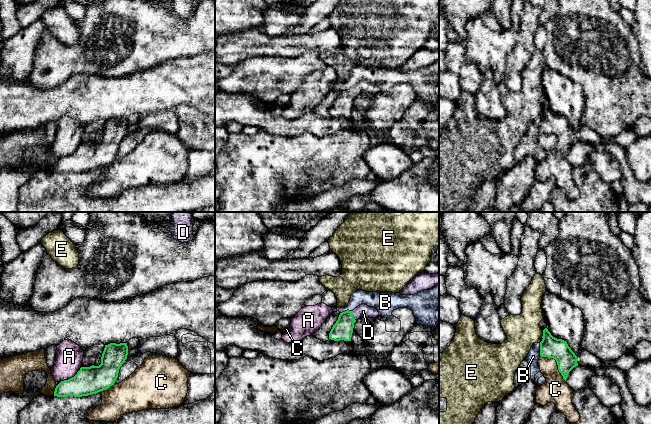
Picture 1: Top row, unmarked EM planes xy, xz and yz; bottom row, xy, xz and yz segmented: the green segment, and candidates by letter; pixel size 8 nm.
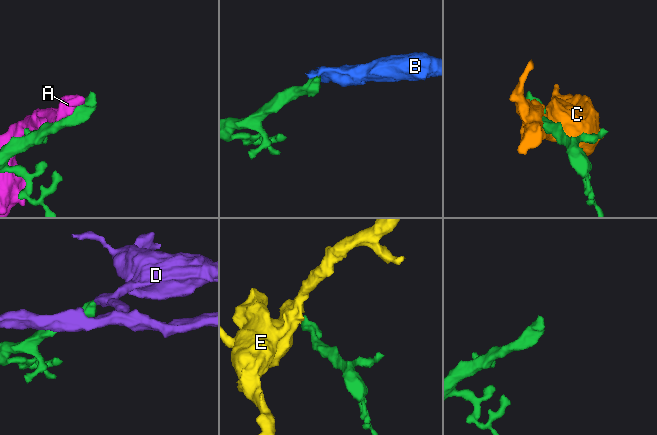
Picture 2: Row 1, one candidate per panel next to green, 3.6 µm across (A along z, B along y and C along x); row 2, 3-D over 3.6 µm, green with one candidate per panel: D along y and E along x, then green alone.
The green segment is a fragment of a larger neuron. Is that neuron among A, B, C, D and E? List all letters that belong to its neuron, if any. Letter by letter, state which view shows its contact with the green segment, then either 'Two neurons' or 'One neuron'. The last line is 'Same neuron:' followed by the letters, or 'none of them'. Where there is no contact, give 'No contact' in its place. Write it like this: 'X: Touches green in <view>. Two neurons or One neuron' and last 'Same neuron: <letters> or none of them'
A: Touches green in xy. Two neurons
B: Touches green in yz. Two neurons
C: Touches green in yz. Two neurons
D: Touches green in xz. One neuron
E: Touches green in yz. Two neurons
Same neuron: D

